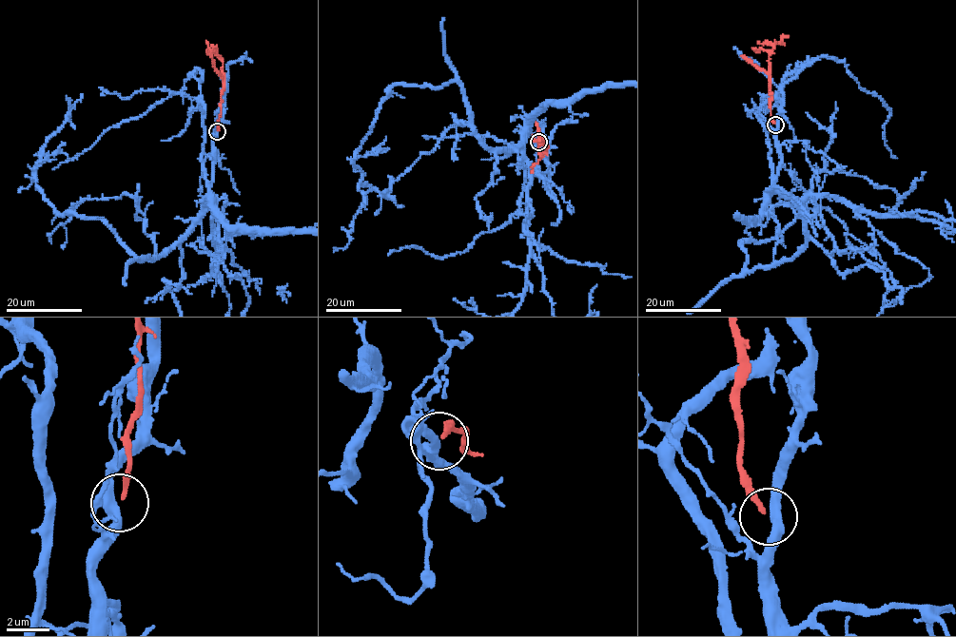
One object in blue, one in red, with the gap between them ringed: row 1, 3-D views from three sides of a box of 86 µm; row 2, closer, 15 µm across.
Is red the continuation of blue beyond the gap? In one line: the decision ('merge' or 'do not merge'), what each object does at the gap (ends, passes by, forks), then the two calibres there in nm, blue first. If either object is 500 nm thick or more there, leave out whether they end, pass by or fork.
do not merge | blue passes by | red ends | 440/220 nm

